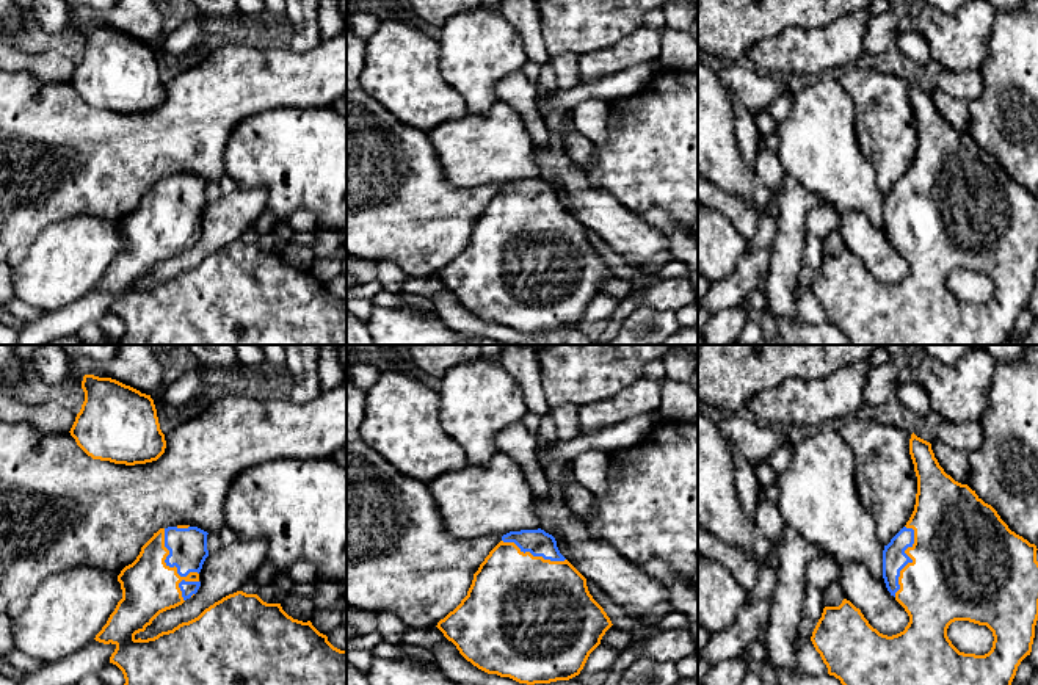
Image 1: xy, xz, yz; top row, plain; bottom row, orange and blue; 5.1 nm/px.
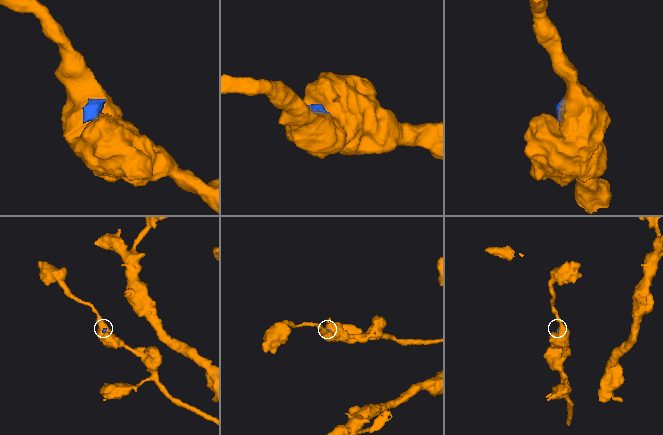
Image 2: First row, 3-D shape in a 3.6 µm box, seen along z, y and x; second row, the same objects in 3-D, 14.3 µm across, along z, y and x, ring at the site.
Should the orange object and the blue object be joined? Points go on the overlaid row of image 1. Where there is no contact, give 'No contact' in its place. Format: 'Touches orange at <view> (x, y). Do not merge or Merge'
Touches orange at xy (171, 568). Merge

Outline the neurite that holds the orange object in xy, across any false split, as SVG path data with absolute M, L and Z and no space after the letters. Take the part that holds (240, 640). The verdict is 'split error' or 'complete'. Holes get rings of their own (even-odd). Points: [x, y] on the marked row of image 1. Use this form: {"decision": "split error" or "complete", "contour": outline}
{"decision": "split error", "contour": "M190 525L160 528L141 547L136 560L118 575L122 599L94 640L116 646L110 663L122 671L124 685L347 685L347 651L334 647L310 621L293 619L282 610L281 603L267 603L257 594L237 591L172 630L147 640L135 638L160 613L182 605L198 593L199 572L209 556L207 535L207 531Z"}

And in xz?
{"decision": "split error", "contour": "M538 528L503 535L474 574L467 596L436 627L478 669L535 685L579 676L612 625L604 608L590 594L586 578L560 553L555 538Z"}

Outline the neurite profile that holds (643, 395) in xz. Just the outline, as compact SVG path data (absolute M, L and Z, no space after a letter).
M637 379L613 398L580 406L580 436L626 422L638 414L659 411L660 401L659 379Z

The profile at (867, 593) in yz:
M850 561L839 566L839 585L869 624L880 633L892 636L905 630L909 616L887 591L884 578L870 574L866 564Z

